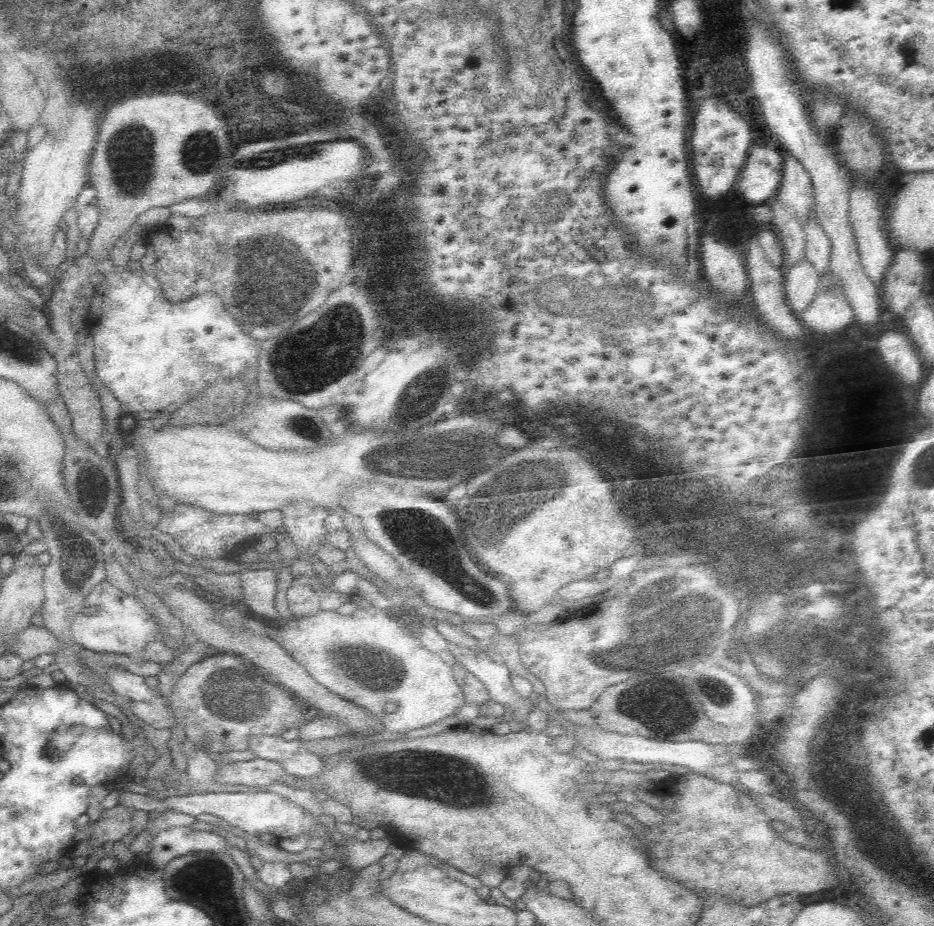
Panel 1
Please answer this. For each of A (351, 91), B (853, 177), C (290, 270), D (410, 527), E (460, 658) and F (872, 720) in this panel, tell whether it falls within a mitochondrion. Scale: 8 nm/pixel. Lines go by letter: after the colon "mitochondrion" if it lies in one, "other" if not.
A: mitochondrion
B: other
C: mitochondrion
D: mitochondrion
E: other
F: mitochondrion

